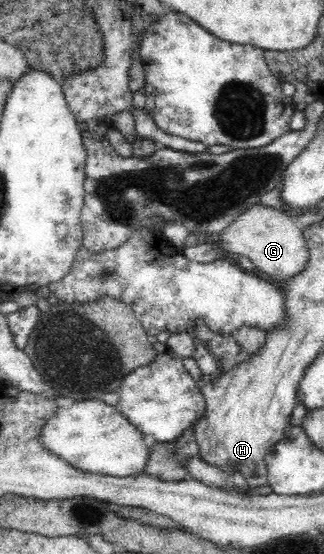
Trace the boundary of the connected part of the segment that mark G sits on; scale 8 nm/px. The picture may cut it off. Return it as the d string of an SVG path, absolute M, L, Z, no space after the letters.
M260 203L249 205L218 235L225 255L241 254L249 258L259 276L271 282L284 282L290 276L296 276L308 264L308 247L303 229L297 220L274 207L266 208Z

